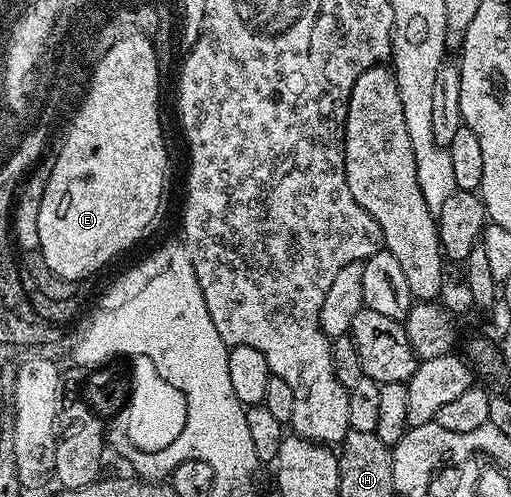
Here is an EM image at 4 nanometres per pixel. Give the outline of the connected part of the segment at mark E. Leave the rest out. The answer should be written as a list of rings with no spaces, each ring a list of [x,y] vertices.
[[[138,39],[127,40],[123,45],[114,47],[114,52],[106,55],[106,60],[98,67],[98,76],[92,77],[90,100],[84,101],[82,116],[76,117],[76,123],[65,129],[62,144],[57,145],[58,157],[56,166],[52,166],[52,178],[44,186],[44,198],[40,198],[39,244],[44,262],[54,271],[57,279],[77,281],[78,272],[90,276],[98,272],[109,260],[126,252],[146,232],[146,227],[158,216],[158,207],[162,204],[162,191],[166,188],[166,148],[158,142],[162,138],[162,120],[158,117],[158,56],[154,53],[155,45],[151,42],[139,42]]]

